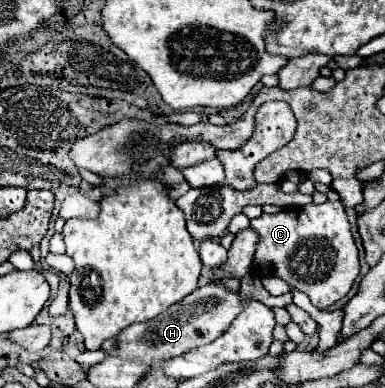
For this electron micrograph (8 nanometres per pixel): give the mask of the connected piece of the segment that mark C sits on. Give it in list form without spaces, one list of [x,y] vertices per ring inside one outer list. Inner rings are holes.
[[[325,201],[321,205],[309,203],[305,207],[283,209],[281,213],[263,213],[257,219],[251,219],[251,229],[257,231],[259,241],[253,257],[253,267],[271,267],[271,271],[283,279],[291,289],[309,295],[311,303],[319,309],[329,309],[337,301],[341,301],[349,289],[353,287],[359,275],[359,255],[351,235],[351,225],[345,215],[345,207],[341,201]]]

